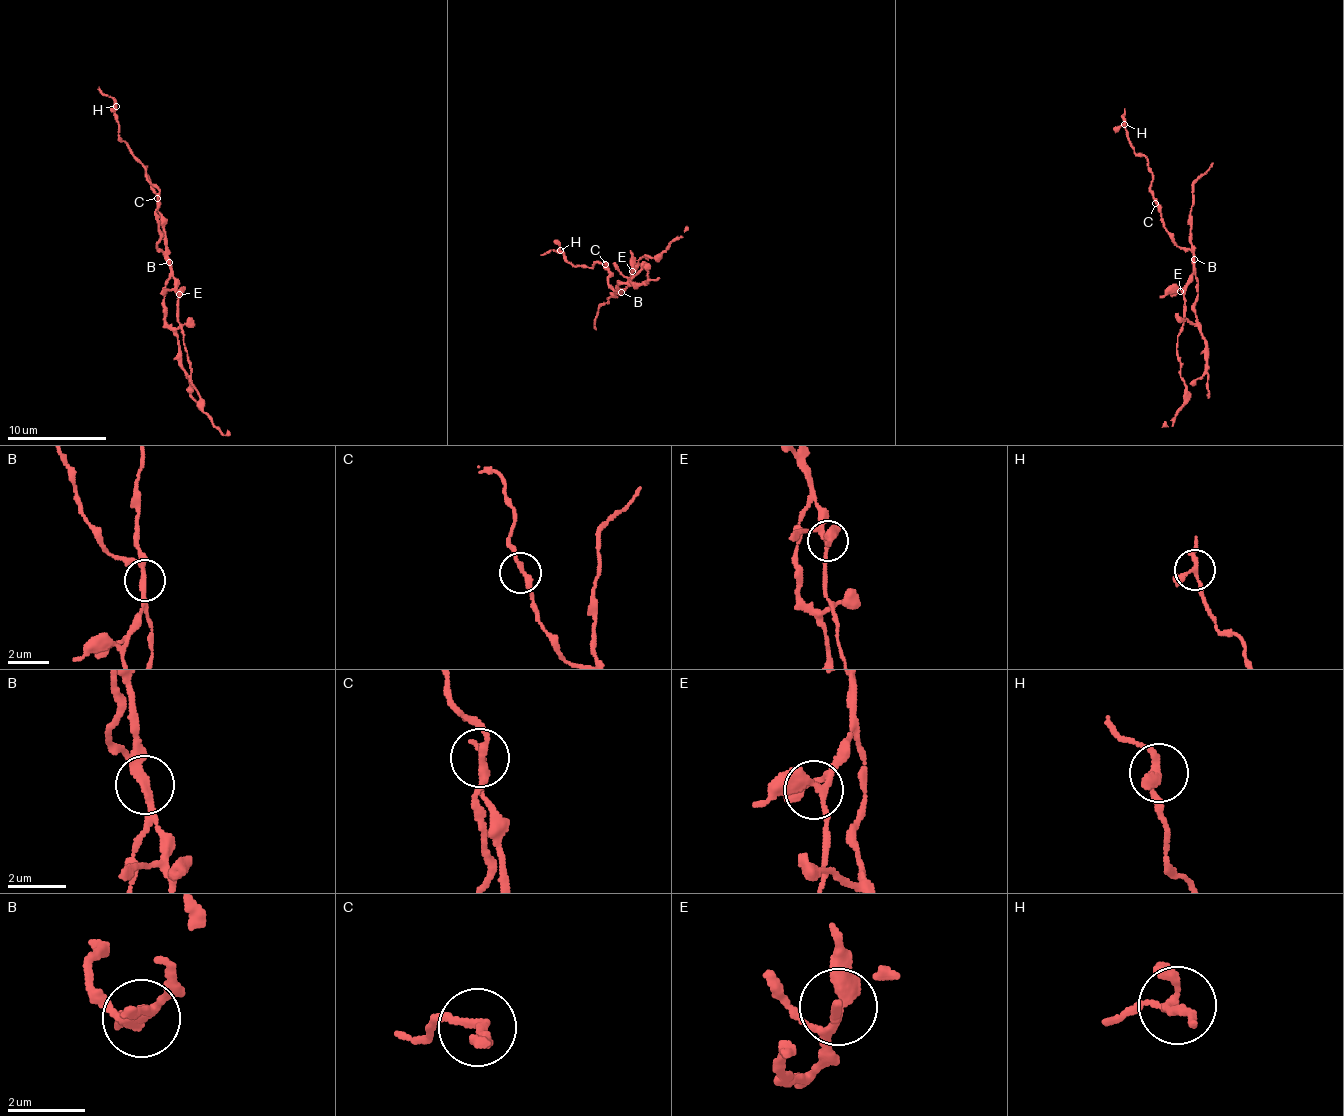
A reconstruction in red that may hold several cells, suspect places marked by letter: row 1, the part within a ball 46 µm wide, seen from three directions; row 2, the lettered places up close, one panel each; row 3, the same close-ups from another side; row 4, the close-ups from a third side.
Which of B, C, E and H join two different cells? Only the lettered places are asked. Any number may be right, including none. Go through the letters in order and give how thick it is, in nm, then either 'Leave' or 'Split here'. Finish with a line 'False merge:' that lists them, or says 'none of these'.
B: Thickness 280 nm. Split here
C: Thickness 240 nm. Leave
E: Thickness 280 nm. Leave
H: Thickness 200 nm. Leave
False merge: B

